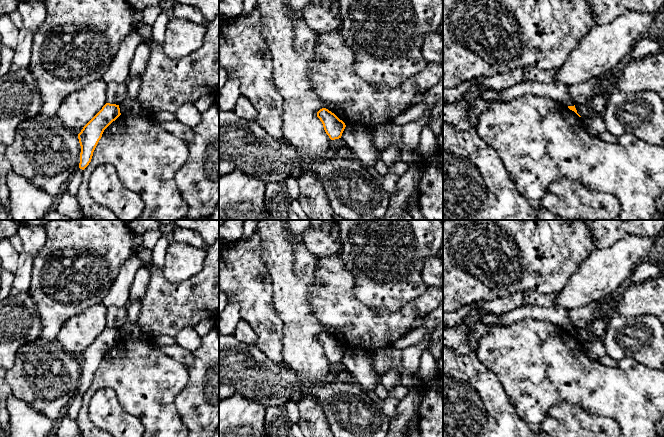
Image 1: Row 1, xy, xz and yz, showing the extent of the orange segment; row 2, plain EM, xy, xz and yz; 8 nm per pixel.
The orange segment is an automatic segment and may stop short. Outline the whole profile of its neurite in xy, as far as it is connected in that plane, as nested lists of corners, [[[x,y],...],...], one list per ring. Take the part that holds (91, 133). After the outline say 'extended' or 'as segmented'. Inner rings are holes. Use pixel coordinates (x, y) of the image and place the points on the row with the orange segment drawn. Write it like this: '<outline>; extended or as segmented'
[[[106,103],[78,134],[81,146],[79,168],[84,170],[91,162],[93,152],[104,130],[119,116],[119,105]]]; as segmented

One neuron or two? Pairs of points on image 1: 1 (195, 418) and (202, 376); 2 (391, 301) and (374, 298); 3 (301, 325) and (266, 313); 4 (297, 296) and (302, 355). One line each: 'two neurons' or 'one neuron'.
1: one neuron
2: one neuron
3: two neurons
4: one neuron

